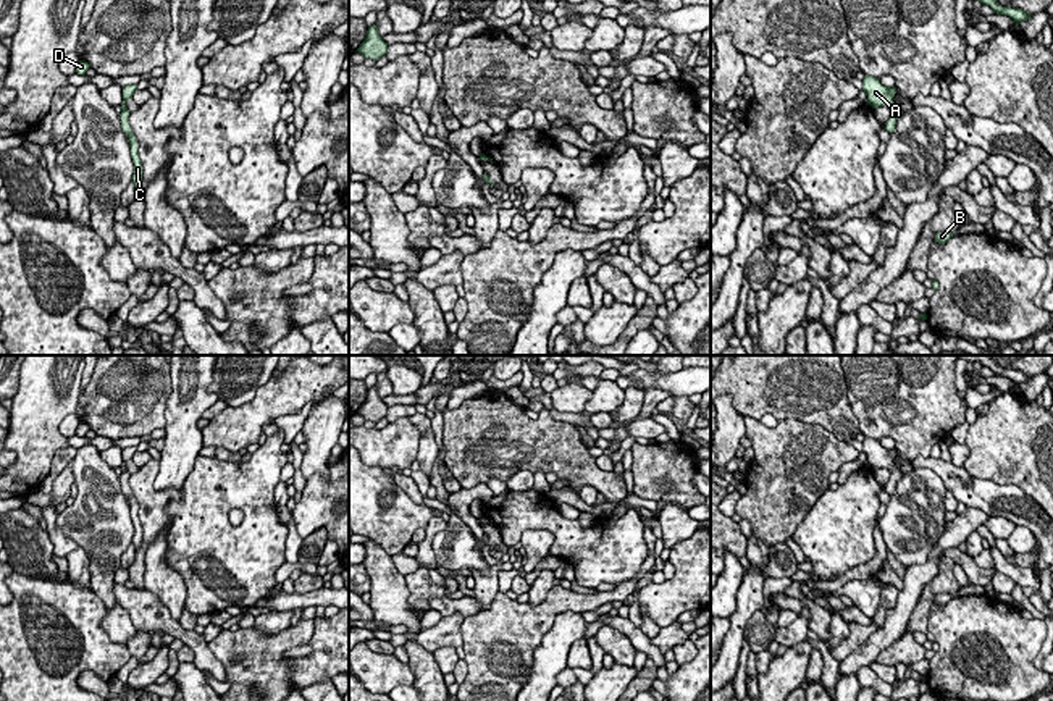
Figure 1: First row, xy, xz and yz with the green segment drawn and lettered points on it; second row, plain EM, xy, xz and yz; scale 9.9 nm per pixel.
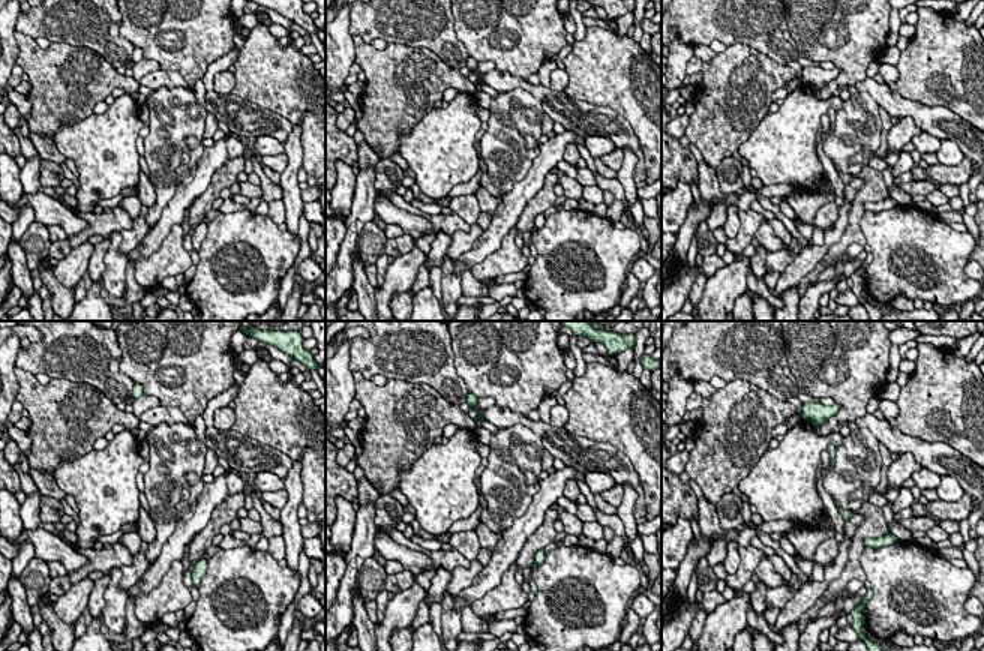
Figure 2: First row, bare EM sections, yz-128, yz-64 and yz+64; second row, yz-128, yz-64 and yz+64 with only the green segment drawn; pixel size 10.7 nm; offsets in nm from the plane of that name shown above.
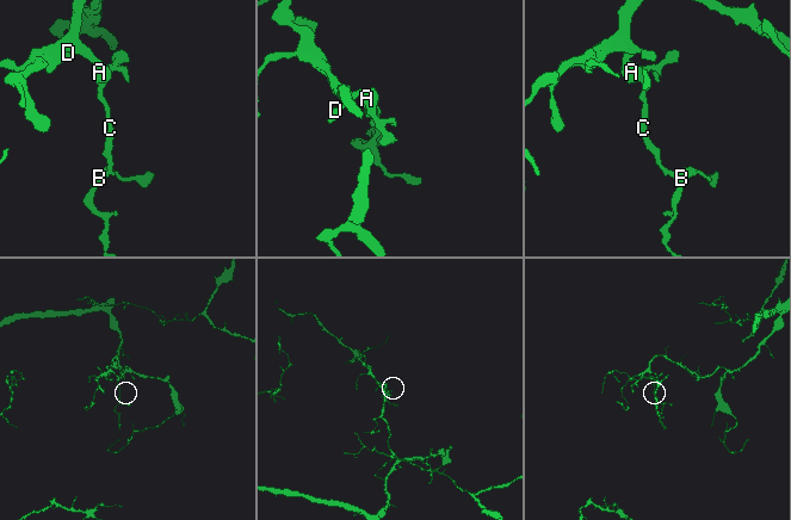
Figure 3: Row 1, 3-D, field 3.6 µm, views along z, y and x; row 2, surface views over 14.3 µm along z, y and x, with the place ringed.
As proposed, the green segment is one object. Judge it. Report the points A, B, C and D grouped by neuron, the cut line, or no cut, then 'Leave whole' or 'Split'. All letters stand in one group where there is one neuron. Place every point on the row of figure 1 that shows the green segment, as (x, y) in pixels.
Groups: A B C D. No split. Leave whole

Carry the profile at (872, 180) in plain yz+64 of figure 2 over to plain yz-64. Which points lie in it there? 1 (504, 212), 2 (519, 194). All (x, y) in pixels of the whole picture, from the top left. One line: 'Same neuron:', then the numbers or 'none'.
Same neuron: none

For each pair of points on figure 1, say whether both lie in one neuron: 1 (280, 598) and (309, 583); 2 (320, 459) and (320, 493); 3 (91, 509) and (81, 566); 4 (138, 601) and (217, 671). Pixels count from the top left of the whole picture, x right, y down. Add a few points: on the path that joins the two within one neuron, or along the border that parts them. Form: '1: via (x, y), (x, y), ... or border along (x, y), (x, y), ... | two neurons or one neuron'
1: border along (323, 587), (314, 591), (294, 591) | two neurons
2: border along (331, 464), (327, 477), (312, 474), (307, 478) | two neurons
3: border along (79, 546), (89, 558), (91, 587) | two neurons
4: via (159, 619), (183, 633), (199, 650) | one neuron

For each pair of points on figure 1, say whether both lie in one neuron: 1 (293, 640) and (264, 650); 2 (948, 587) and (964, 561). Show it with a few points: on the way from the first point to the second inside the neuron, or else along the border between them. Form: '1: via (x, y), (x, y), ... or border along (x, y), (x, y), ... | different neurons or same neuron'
1: via (286, 640), (270, 650) | same neuron
2: border along (945, 554), (955, 561) | different neurons

